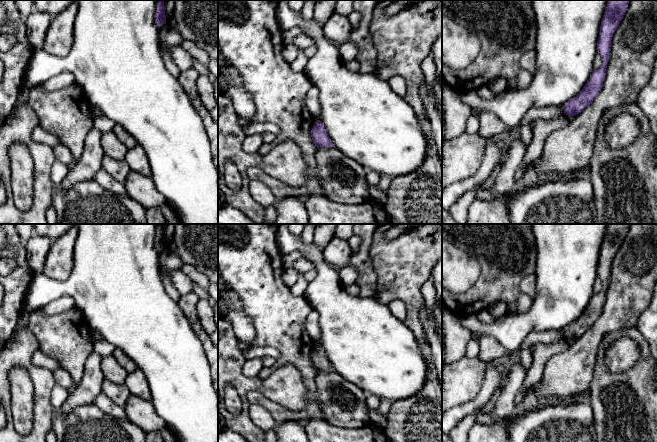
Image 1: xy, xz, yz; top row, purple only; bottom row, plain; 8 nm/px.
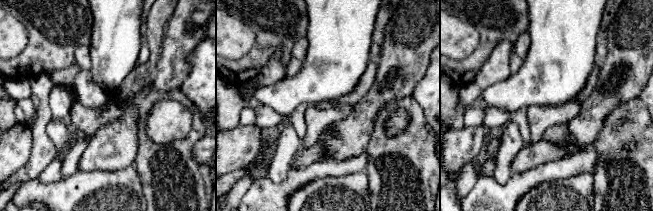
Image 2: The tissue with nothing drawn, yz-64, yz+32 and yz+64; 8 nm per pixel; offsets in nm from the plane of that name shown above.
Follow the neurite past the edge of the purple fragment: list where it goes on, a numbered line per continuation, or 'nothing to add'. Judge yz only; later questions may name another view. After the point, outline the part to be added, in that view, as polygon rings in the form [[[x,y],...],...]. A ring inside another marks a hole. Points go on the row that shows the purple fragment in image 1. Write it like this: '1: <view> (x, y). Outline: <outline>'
nothing to add

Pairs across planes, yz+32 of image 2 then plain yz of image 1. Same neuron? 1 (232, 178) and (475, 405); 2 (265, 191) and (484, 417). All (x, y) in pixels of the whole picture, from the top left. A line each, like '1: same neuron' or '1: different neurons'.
1: same neuron
2: different neurons

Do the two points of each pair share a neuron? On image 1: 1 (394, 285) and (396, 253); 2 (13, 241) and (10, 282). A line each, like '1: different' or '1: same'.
1: same
2: same

